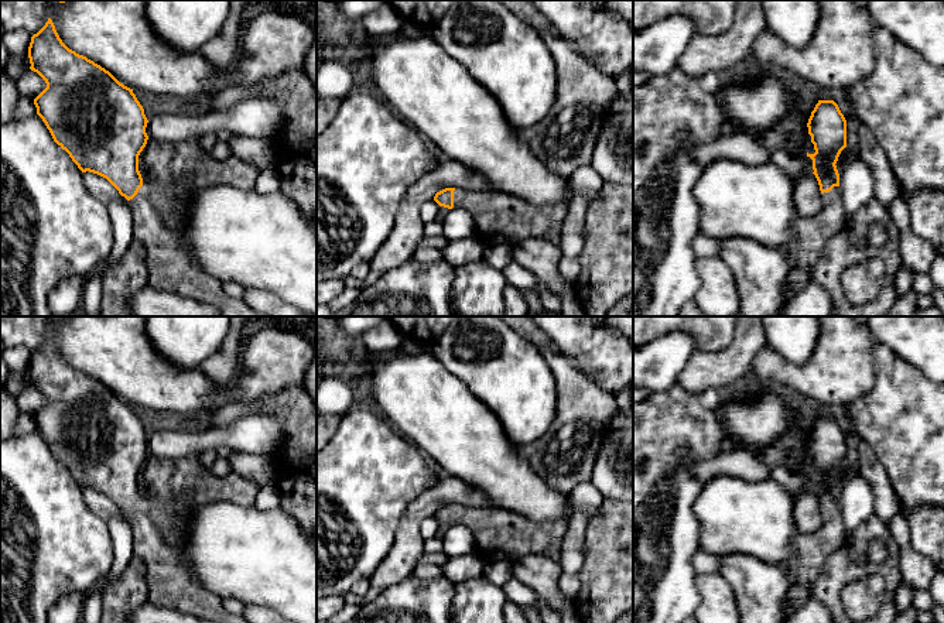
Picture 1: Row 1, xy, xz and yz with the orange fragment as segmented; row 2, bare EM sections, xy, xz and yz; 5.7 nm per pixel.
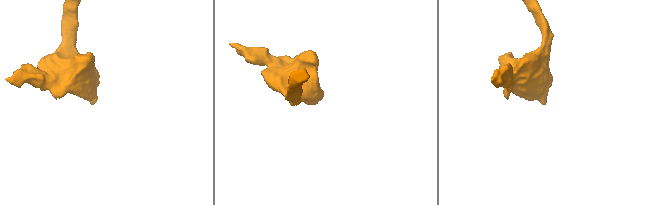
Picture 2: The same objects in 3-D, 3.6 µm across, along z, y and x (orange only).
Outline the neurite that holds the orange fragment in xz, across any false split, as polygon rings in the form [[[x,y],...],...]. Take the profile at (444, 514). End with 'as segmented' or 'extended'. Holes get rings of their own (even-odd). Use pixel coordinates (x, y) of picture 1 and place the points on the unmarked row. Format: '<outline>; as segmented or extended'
[[[445,504],[434,517],[444,524],[461,524],[472,533],[476,557],[486,564],[506,561],[513,565],[529,554],[544,555],[547,547],[562,540],[567,520],[533,521],[523,514],[497,507]]]; extended

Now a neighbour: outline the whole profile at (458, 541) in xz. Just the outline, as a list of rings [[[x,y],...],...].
[[[449,526],[447,533],[442,535],[442,542],[442,552],[445,552],[449,558],[476,555],[476,545],[472,533],[465,526]]]

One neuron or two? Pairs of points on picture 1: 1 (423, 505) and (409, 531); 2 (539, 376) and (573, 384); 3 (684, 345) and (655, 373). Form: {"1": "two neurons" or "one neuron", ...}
{"1": "one neuron", "2": "two neurons", "3": "one neuron"}

